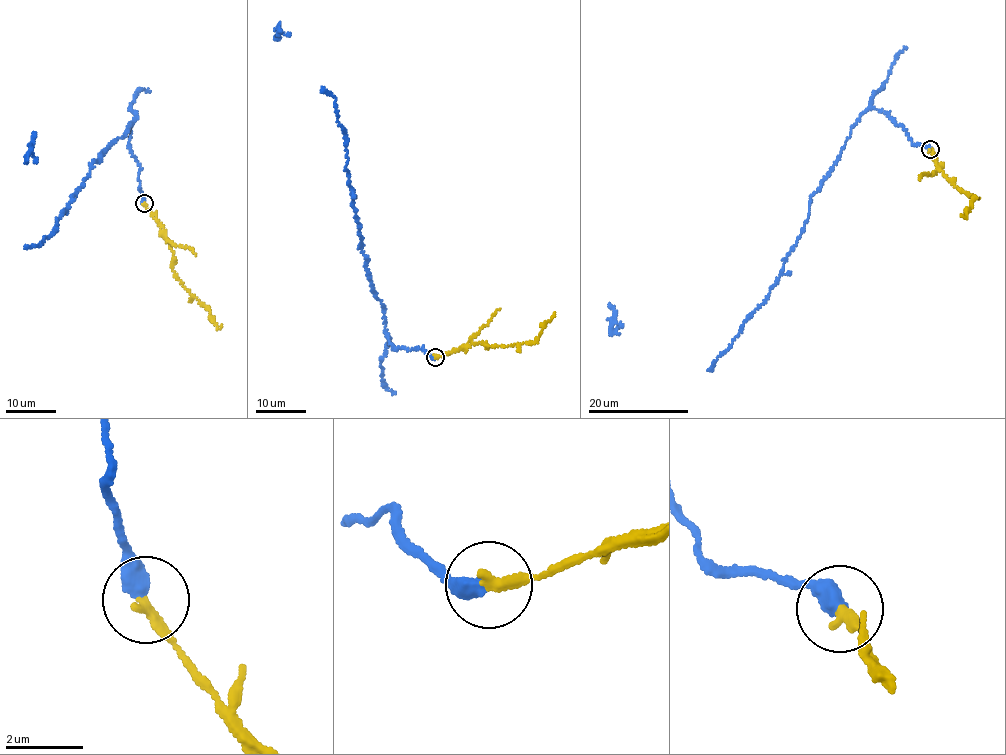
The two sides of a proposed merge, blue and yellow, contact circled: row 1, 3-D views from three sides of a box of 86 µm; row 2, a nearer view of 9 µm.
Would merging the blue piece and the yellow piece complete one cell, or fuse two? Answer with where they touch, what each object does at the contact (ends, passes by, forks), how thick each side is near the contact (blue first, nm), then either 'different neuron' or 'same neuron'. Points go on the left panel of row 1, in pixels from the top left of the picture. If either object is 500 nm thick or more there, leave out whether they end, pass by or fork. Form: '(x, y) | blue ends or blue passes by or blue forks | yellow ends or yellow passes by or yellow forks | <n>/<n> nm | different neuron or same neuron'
(144, 203) | blue ends | yellow ends | 480/300 nm | different neuron

